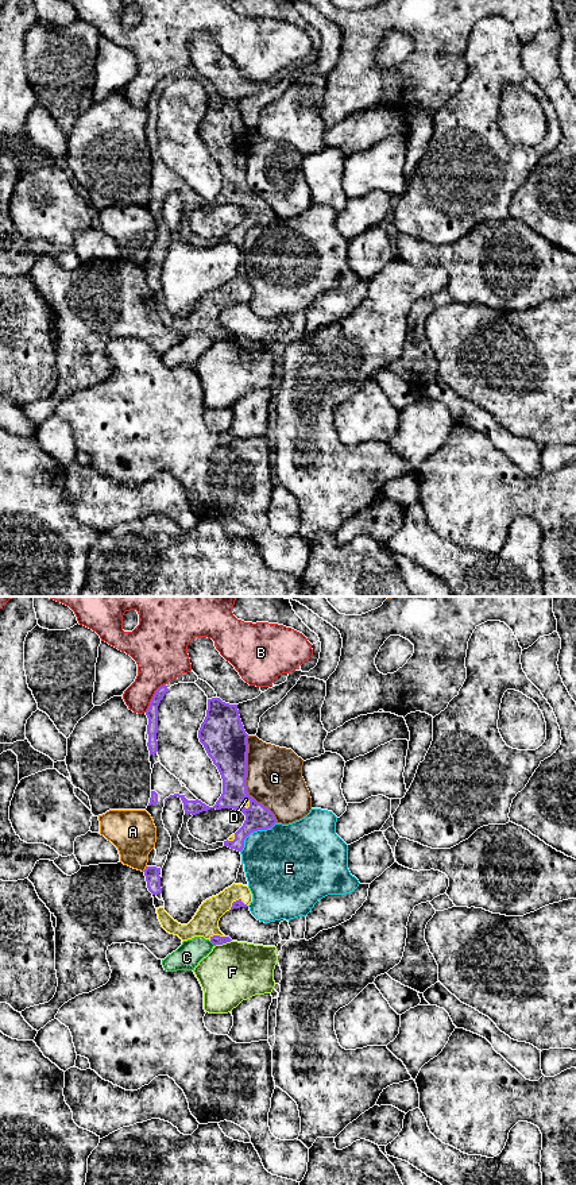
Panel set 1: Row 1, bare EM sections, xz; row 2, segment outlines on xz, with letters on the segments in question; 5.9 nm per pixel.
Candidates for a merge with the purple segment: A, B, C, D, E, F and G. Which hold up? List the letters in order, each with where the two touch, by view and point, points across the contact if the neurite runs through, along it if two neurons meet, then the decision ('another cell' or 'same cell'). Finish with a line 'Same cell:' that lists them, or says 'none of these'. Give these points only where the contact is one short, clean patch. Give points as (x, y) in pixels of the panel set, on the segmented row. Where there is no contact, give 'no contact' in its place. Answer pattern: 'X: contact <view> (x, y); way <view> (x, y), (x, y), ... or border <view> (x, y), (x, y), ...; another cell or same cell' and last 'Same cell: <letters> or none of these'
A: contact xz (146, 868); another cell
B: contact xz (153, 697); another cell
C: contact xz (212, 942); another cell
D: contact xz (216, 935); same cell
E: contact xz (254, 830); another cell
F: contact xz (223, 942); another cell
G: contact xz (244, 782); another cell
Same cell: D

